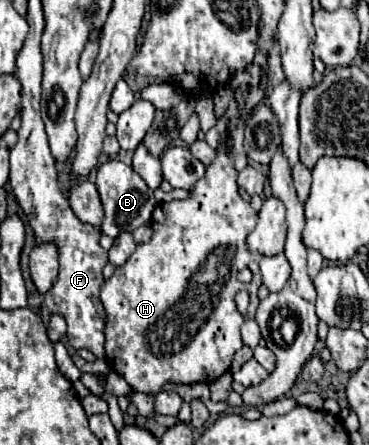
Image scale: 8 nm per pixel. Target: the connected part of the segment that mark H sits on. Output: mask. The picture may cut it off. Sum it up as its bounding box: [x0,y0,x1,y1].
[101,135,261,393]

